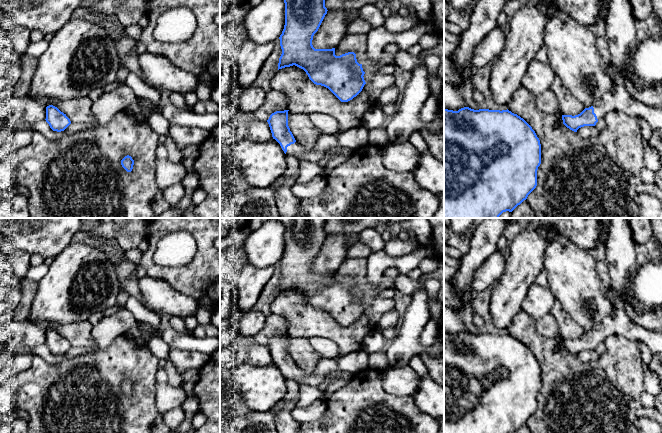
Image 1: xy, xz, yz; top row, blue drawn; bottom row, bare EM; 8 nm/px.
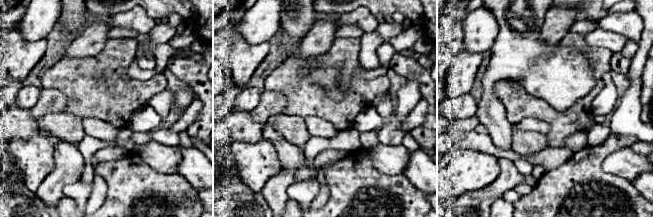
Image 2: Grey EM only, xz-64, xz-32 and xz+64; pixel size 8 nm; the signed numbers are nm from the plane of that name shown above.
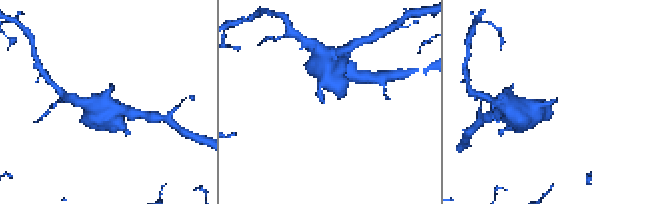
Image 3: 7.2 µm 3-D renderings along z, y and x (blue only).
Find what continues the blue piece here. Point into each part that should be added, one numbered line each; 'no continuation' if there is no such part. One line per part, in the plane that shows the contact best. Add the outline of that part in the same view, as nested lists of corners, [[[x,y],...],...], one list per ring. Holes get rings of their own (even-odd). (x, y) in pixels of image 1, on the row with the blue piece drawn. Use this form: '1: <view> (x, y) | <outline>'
1: xz (296, 150) | [[[296,141],[294,144],[287,147],[286,156],[292,157],[301,163],[304,161],[302,156],[306,151],[308,150]]]

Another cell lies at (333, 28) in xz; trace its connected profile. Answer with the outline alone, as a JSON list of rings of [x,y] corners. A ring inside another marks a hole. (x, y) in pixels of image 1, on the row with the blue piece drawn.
[[[328,10],[318,31],[313,36],[313,47],[315,49],[336,48],[346,35],[347,26],[351,21],[348,11]]]

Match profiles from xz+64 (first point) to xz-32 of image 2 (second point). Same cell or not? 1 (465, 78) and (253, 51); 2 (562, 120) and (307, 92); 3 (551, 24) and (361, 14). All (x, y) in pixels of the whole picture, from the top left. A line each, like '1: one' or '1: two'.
1: one
2: one
3: two

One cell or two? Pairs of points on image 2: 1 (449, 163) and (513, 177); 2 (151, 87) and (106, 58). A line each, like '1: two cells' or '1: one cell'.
1: two cells
2: one cell

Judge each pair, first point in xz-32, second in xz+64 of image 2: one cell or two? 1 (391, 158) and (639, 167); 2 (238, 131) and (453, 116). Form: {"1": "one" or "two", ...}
{"1": "one", "2": "two"}

